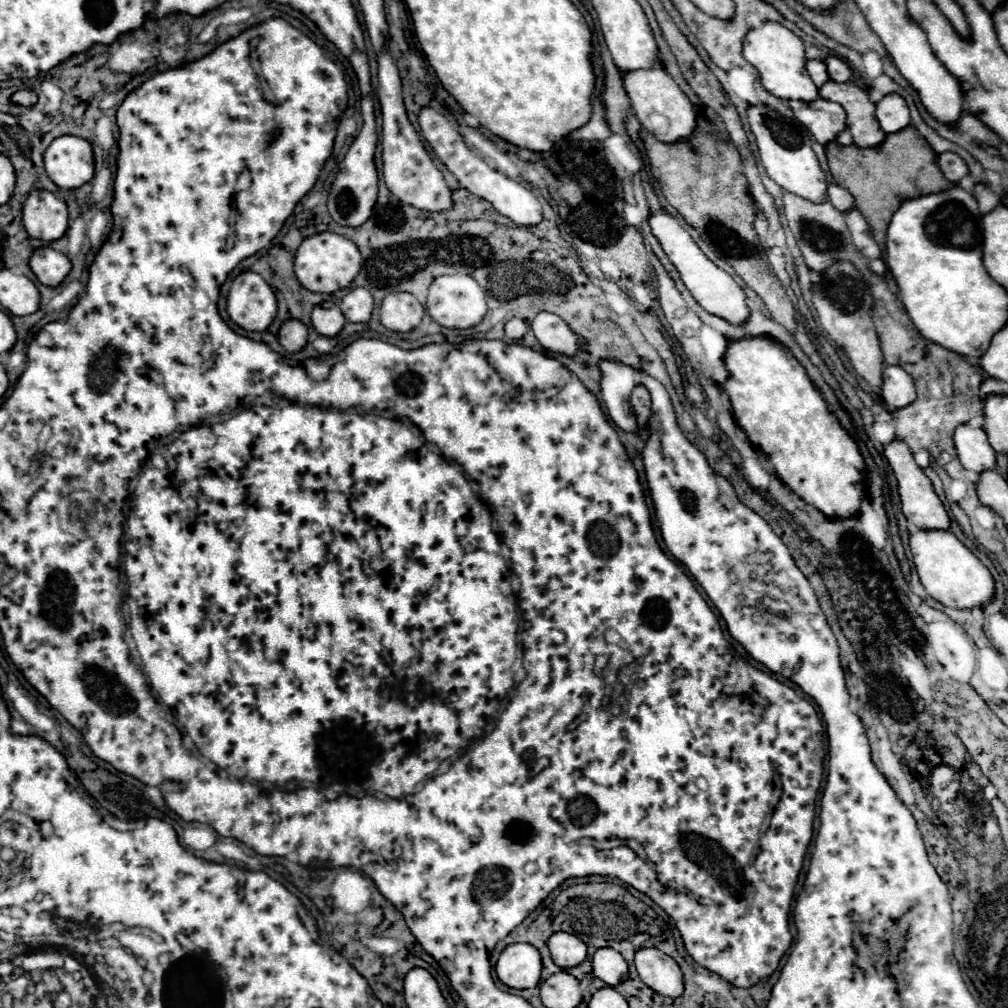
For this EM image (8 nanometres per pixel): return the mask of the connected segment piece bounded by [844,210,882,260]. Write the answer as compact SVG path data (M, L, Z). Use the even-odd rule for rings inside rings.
M850 210L844 214L846 218L846 224L848 224L848 230L852 234L852 240L854 240L854 246L870 260L874 258L880 258L882 256L882 250L880 246L876 244L874 236L872 236L872 230L868 226L868 222L864 220L864 216L858 212L858 210Z

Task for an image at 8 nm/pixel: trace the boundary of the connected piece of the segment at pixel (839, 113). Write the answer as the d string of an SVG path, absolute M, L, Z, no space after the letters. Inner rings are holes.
M818 98L814 102L790 100L788 106L822 146L836 140L836 136L846 130L846 112L836 102L824 98Z

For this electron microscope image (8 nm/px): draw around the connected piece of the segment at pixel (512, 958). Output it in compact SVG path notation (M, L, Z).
M510 944L498 958L496 974L508 988L534 988L540 982L542 960L532 944Z

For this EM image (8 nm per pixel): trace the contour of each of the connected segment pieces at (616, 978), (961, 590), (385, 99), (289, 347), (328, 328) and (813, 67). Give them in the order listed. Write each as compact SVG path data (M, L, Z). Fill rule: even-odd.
M600 948L592 960L592 974L604 980L608 986L616 986L628 978L628 964L620 956L620 952L612 948Z
M920 530L916 534L910 534L910 550L914 556L914 566L918 570L920 582L924 584L926 592L944 606L972 610L982 608L994 600L994 576L976 558L976 554L970 552L952 532Z
M378 66L378 100L382 115L382 172L383 180L390 192L404 204L426 212L452 210L452 190L448 188L442 172L436 168L432 158L428 156L424 144L418 138L418 132L410 124L404 102L402 102L402 84L396 66Z
M286 320L280 328L278 338L286 352L300 352L306 346L308 330L300 320Z
M316 306L312 312L312 326L322 336L328 336L328 338L336 336L344 328L344 324L346 324L346 318L338 306Z
M808 60L806 68L808 68L808 74L810 74L810 78L814 80L816 86L822 86L822 84L826 84L830 80L828 68L826 68L826 64L822 60Z

